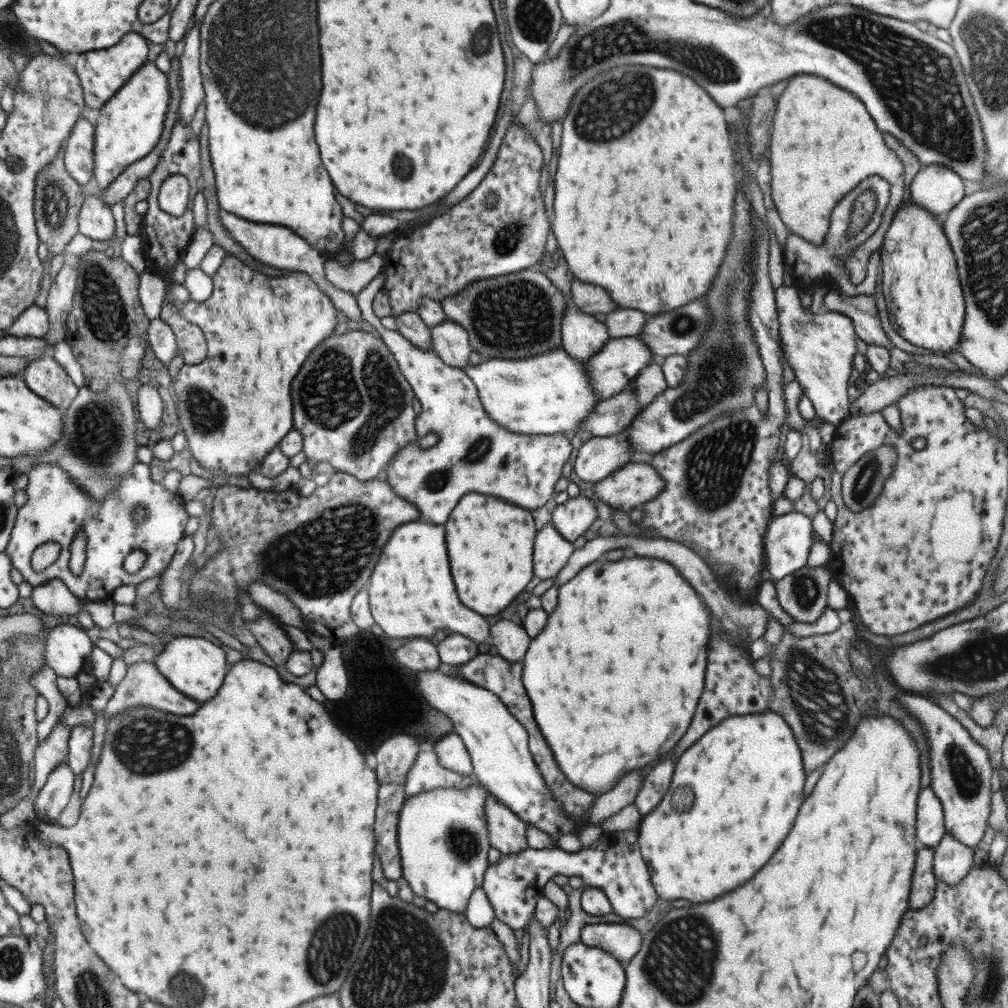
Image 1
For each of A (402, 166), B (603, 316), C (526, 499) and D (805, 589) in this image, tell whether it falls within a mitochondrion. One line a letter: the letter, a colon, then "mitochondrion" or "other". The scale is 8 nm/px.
A: mitochondrion
B: other
C: other
D: mitochondrion

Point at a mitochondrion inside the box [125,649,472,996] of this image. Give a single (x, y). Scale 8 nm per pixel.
(340, 939)

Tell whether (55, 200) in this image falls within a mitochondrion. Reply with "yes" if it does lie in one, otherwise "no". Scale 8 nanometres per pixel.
yes

